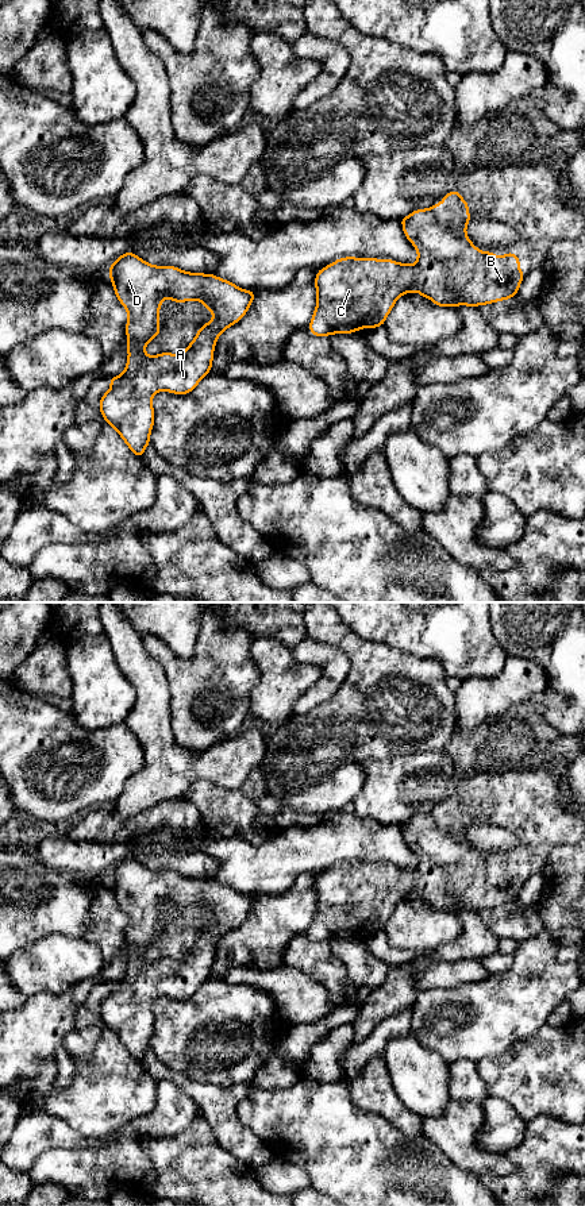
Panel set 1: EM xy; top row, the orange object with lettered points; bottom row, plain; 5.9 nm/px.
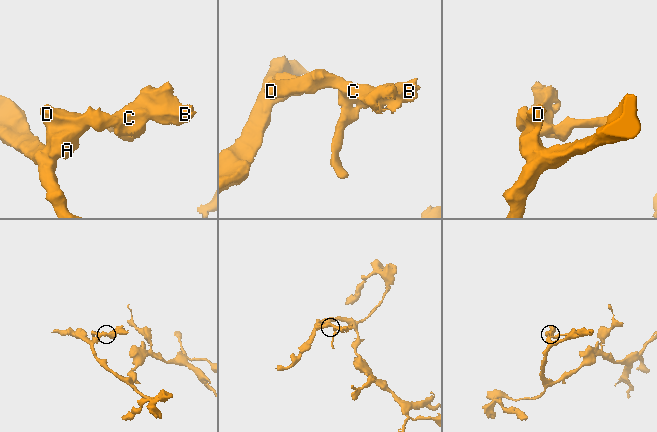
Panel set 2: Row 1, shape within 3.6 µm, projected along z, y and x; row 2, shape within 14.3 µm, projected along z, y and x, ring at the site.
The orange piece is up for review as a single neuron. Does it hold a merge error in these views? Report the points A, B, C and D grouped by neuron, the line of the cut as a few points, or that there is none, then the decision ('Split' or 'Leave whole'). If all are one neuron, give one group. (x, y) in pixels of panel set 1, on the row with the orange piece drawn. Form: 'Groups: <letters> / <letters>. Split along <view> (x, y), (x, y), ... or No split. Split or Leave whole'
Groups: A B C D. No split. Leave whole

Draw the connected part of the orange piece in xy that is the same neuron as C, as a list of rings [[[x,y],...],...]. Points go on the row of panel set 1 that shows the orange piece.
[[[458,190],[443,196],[440,204],[428,209],[416,209],[400,219],[405,238],[417,250],[417,261],[404,265],[392,259],[339,258],[320,269],[315,277],[317,303],[309,323],[313,336],[354,334],[384,325],[397,298],[408,292],[417,292],[438,307],[477,307],[508,300],[517,294],[526,273],[519,270],[520,259],[515,253],[494,257],[482,253],[466,235],[470,221],[469,205]]]

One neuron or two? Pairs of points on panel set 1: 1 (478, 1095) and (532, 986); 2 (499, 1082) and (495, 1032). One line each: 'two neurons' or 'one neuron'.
1: two neurons
2: two neurons

